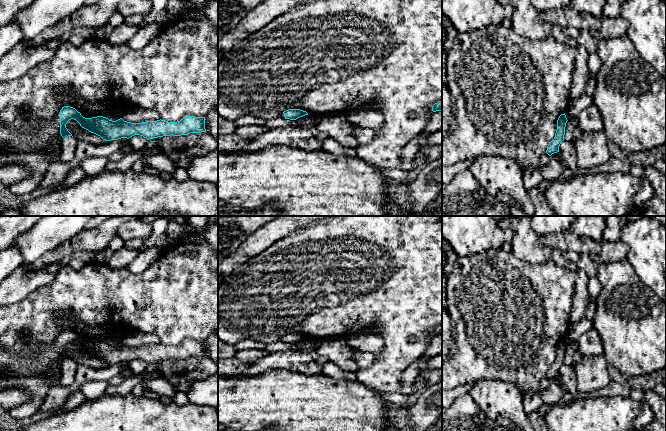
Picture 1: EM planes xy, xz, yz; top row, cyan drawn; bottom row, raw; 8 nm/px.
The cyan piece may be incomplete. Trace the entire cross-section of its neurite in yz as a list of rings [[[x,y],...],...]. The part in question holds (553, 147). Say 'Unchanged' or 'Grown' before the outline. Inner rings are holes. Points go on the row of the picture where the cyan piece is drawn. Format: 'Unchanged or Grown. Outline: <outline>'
Unchanged. Outline: [[[565,113],[561,114],[557,120],[557,130],[555,133],[554,139],[547,146],[546,153],[551,156],[554,153],[559,152],[559,146],[561,142],[564,140],[565,135],[565,127],[567,123],[567,118]]]

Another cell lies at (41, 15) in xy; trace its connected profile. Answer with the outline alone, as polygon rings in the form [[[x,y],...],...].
[[[35,0],[12,22],[19,24],[24,39],[32,39],[85,6],[87,0]]]

